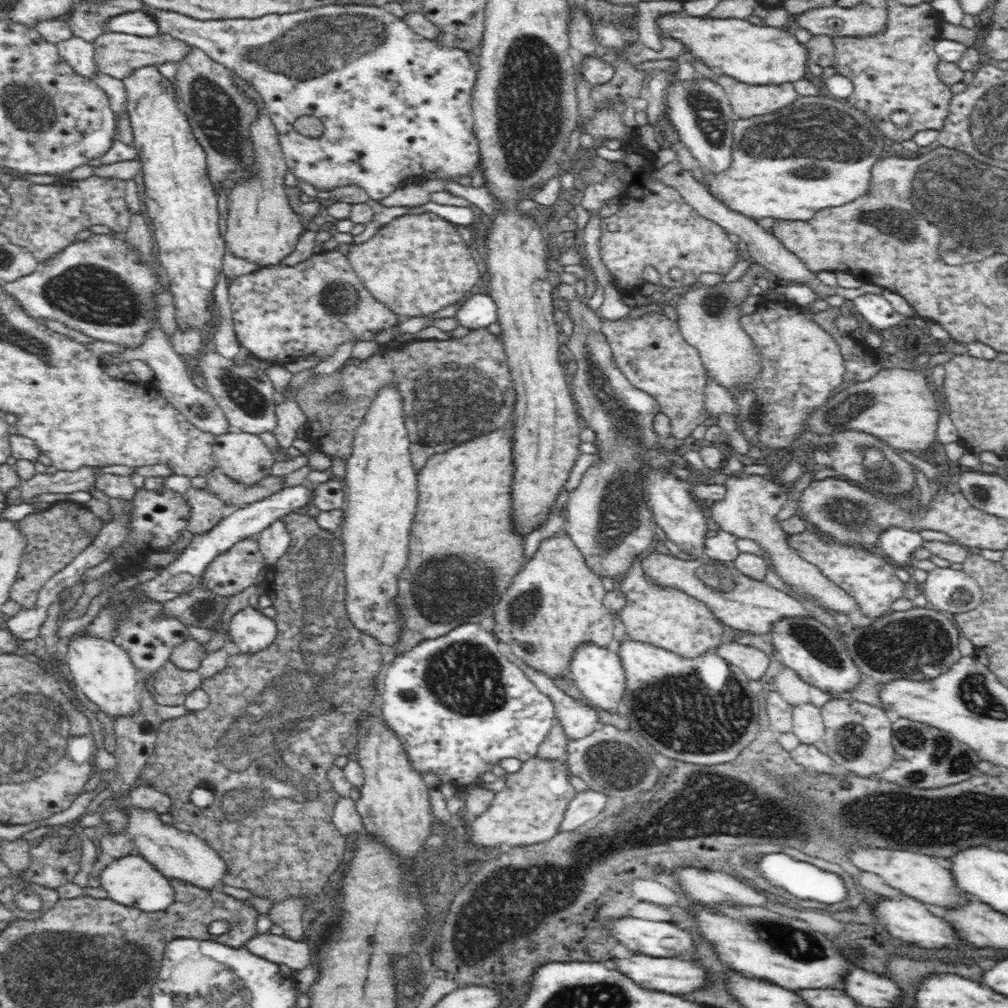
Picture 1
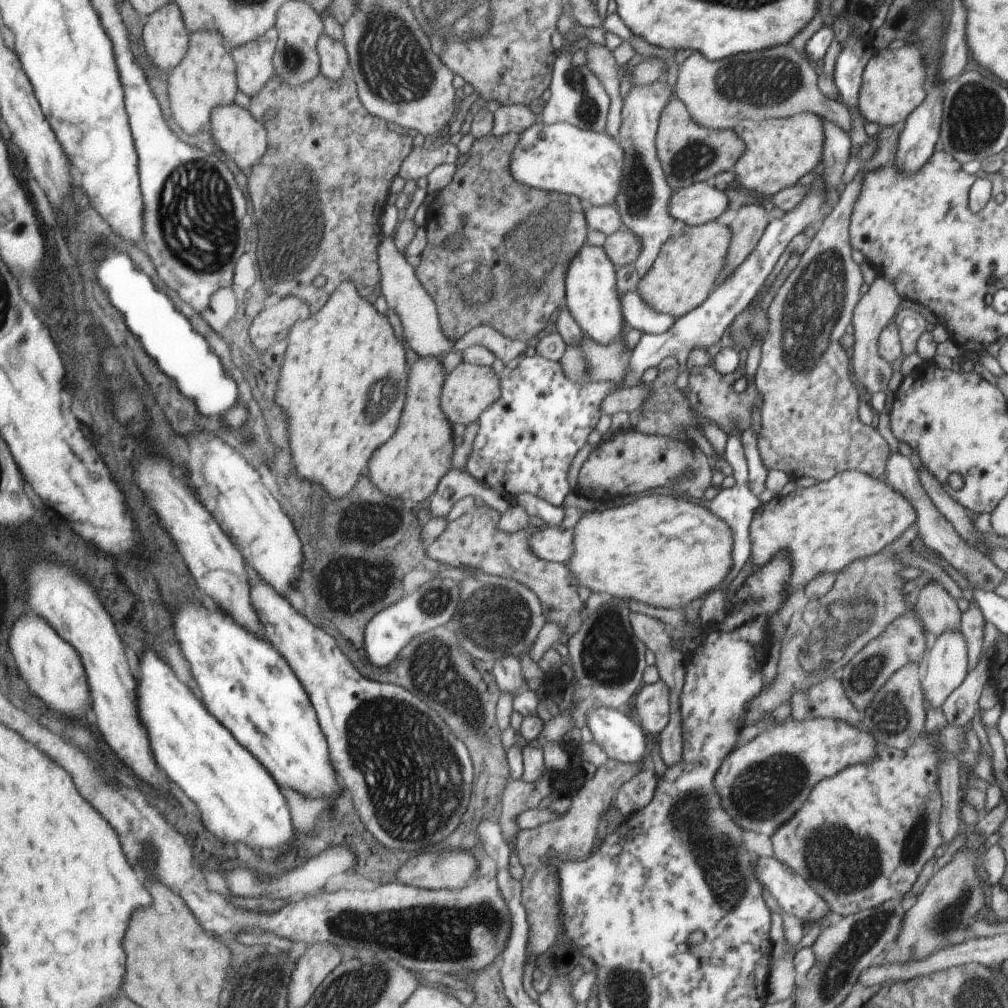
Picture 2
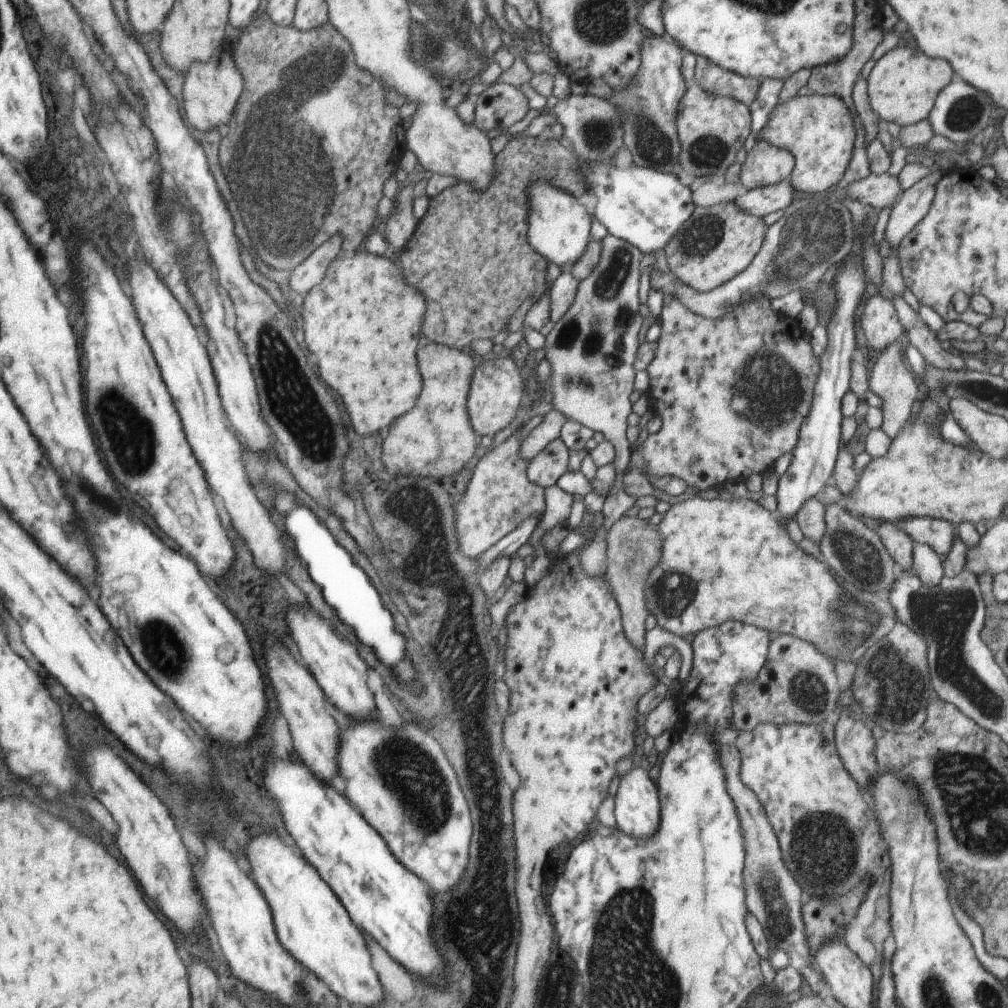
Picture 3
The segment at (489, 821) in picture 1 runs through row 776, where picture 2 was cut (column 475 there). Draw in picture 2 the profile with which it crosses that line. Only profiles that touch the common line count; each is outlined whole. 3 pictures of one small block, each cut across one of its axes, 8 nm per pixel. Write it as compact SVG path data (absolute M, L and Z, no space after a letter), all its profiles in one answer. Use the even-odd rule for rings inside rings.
M488 505L476 506L447 524L440 536L426 545L426 556L438 560L443 567L464 567L480 570L492 576L510 579L529 588L539 598L542 610L549 621L559 622L563 632L572 636L583 623L579 616L583 602L578 595L579 584L564 563L541 559L529 545L531 537L540 530L536 522L516 533L498 528L502 514Z

